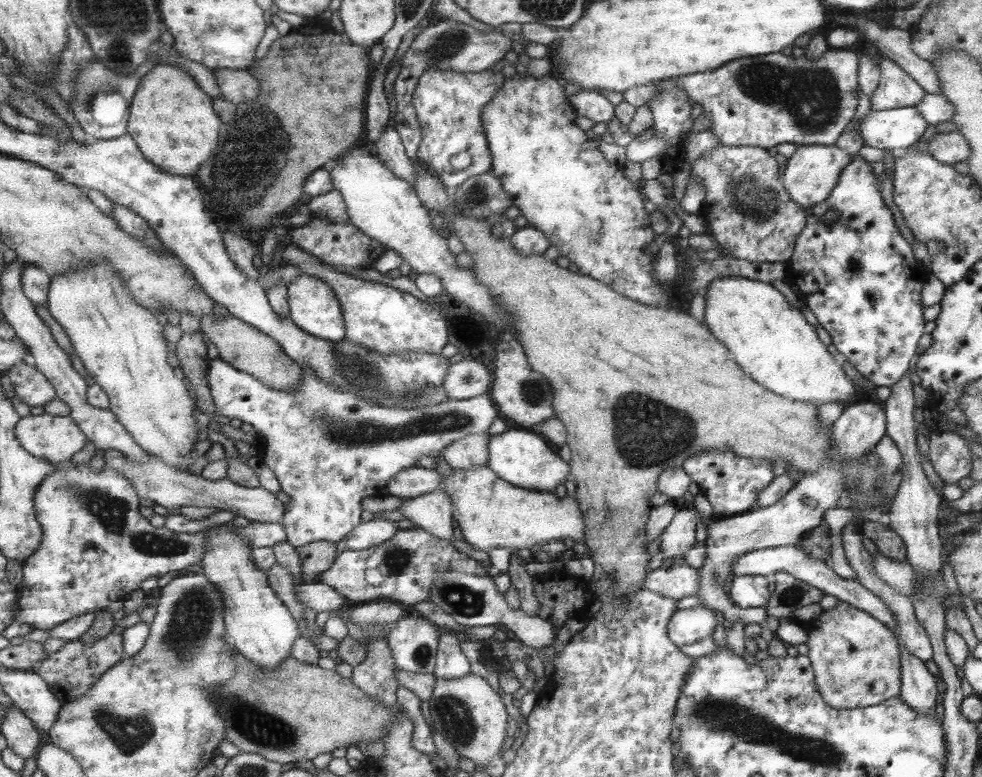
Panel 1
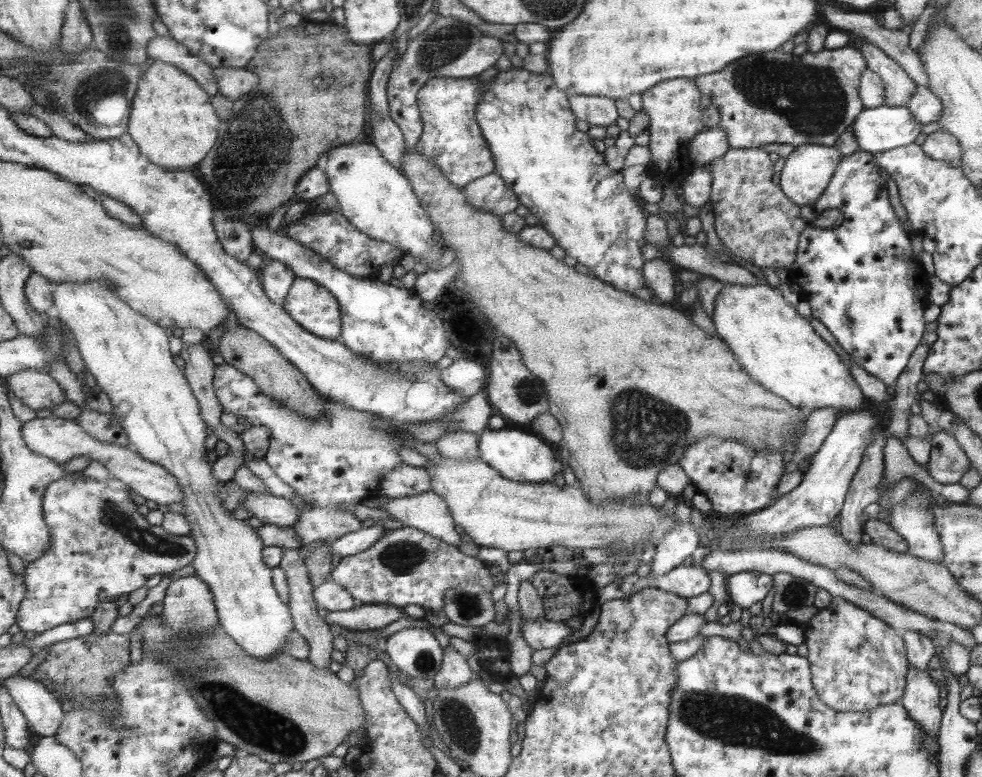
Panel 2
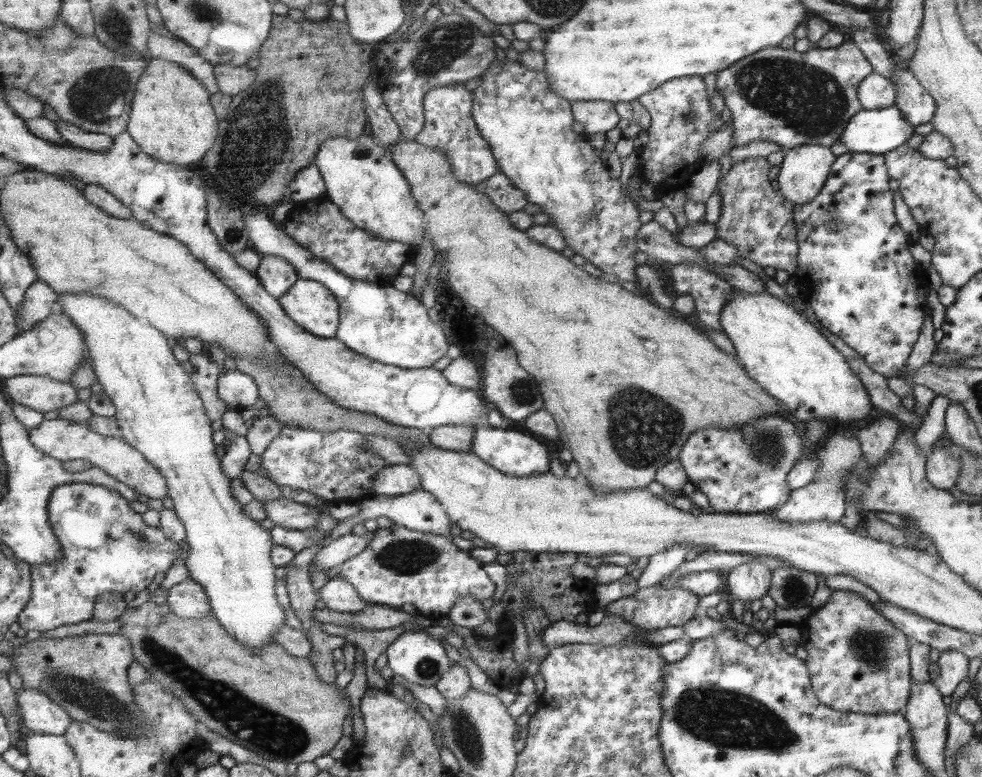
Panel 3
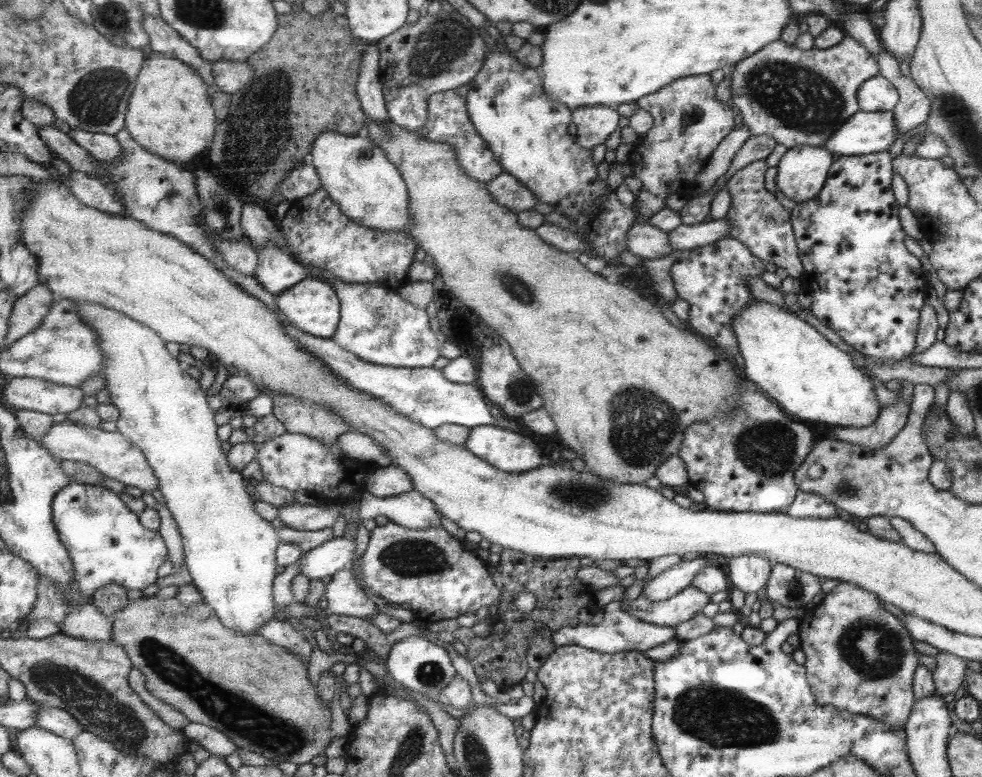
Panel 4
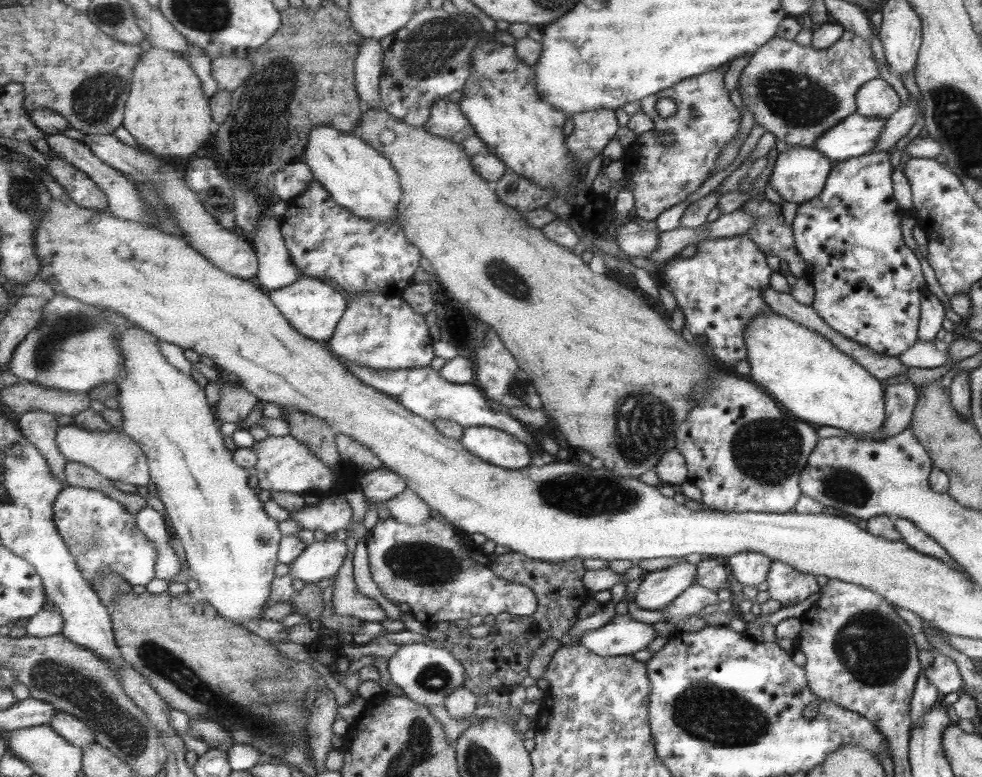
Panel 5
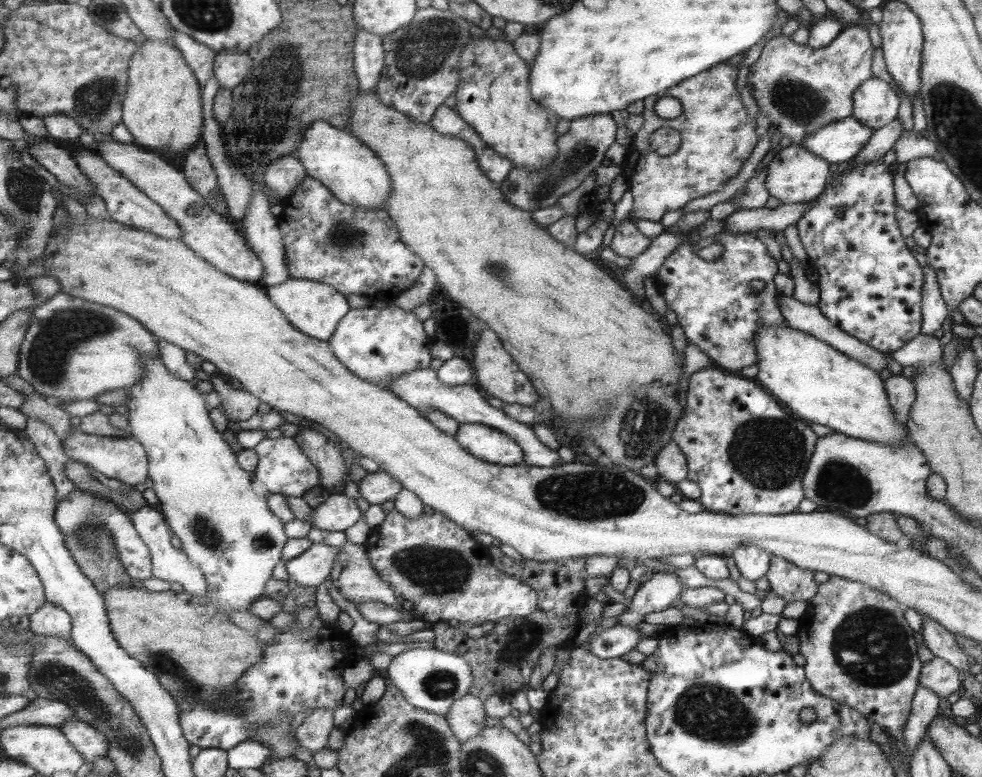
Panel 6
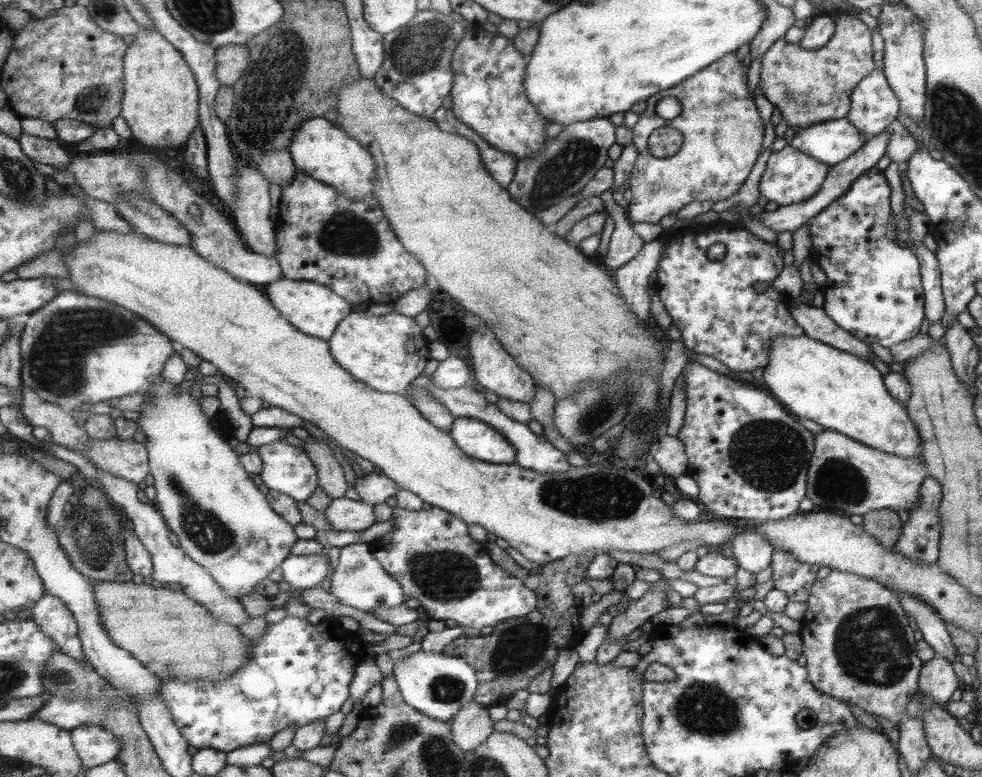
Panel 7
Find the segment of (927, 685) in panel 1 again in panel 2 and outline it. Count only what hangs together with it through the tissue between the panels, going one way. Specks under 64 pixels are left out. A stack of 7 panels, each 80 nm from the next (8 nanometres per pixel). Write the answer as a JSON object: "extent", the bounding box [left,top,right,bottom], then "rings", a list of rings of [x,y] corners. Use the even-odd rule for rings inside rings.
{"extent":[899,664,944,742],"rings":[[[911,664],[907,682],[899,704],[904,707],[909,718],[936,742],[941,714],[944,713],[944,710],[939,708],[940,688],[932,682],[926,670],[917,670]]]}

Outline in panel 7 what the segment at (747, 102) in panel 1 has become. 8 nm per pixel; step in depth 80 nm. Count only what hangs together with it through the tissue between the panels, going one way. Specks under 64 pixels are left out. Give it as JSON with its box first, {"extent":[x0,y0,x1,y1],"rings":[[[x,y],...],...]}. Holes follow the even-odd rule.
{"extent":[758,12,874,133],"rings":[[[839,12],[833,18],[835,30],[825,46],[817,50],[805,50],[799,43],[786,42],[784,37],[778,38],[761,55],[758,87],[763,98],[779,110],[785,120],[786,128],[797,133],[813,124],[824,123],[835,119],[846,118],[851,105],[852,90],[874,69],[871,60],[871,34],[857,14]]]}

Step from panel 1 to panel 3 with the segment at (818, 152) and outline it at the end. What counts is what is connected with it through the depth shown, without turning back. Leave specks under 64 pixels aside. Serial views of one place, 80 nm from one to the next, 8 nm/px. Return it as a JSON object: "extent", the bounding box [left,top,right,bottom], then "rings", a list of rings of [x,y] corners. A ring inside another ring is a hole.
{"extent":[776,144,835,205],"rings":[[[804,144],[787,150],[776,177],[783,198],[797,205],[812,202],[828,181],[835,161],[829,147]]]}

